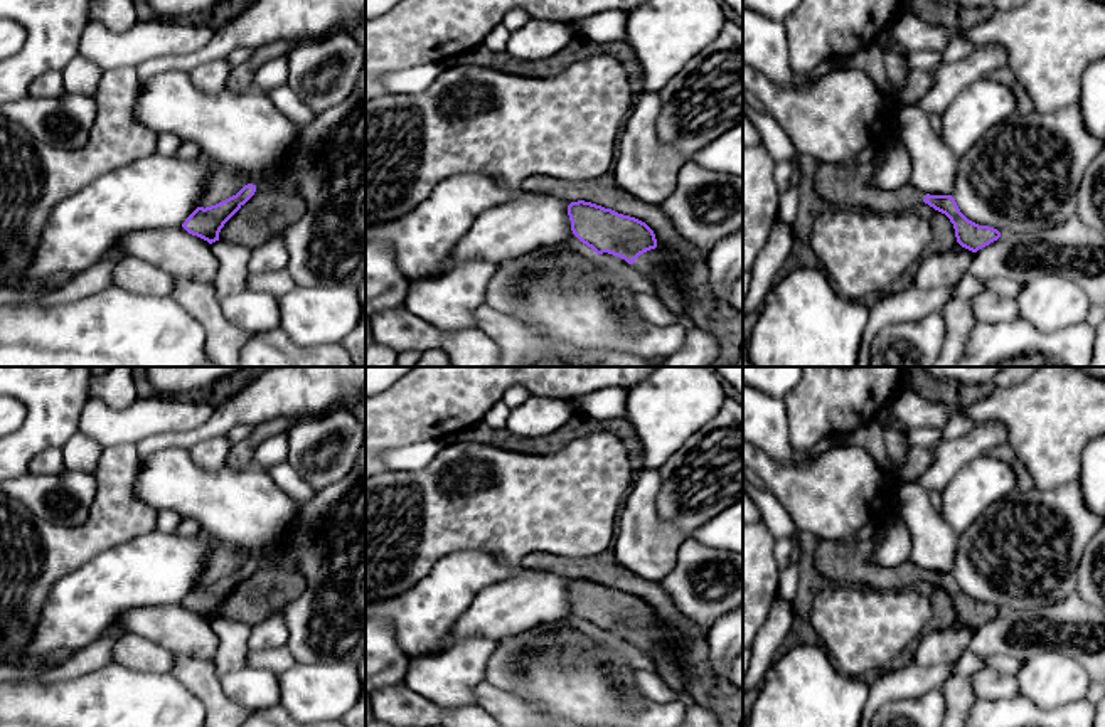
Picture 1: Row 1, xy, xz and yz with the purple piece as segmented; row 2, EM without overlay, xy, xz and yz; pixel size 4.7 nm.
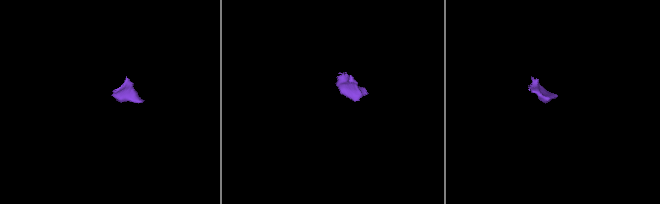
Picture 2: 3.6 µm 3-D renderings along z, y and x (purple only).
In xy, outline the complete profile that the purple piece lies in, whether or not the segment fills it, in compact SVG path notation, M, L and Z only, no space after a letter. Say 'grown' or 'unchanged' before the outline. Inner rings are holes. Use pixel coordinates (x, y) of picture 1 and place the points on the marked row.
unchanged; M244 185L236 195L211 205L197 207L182 224L182 227L209 244L219 241L224 224L254 195L256 185Z

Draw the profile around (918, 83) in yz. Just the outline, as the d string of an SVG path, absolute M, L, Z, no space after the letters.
M913 69L908 72L906 86L898 91L903 106L918 106L920 99L932 89L933 72Z

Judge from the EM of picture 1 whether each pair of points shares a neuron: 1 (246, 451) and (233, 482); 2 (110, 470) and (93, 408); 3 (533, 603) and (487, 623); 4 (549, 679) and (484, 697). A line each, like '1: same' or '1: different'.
1: different
2: different
3: same
4: different

